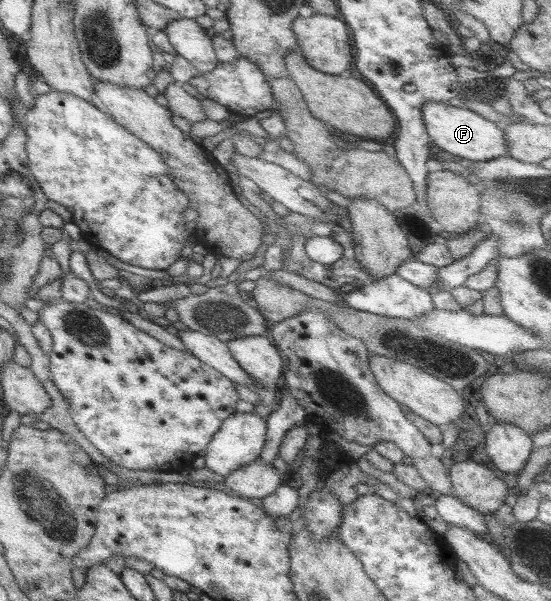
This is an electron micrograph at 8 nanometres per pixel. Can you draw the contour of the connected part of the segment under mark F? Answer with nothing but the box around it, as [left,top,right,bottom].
[422,102,508,163]

